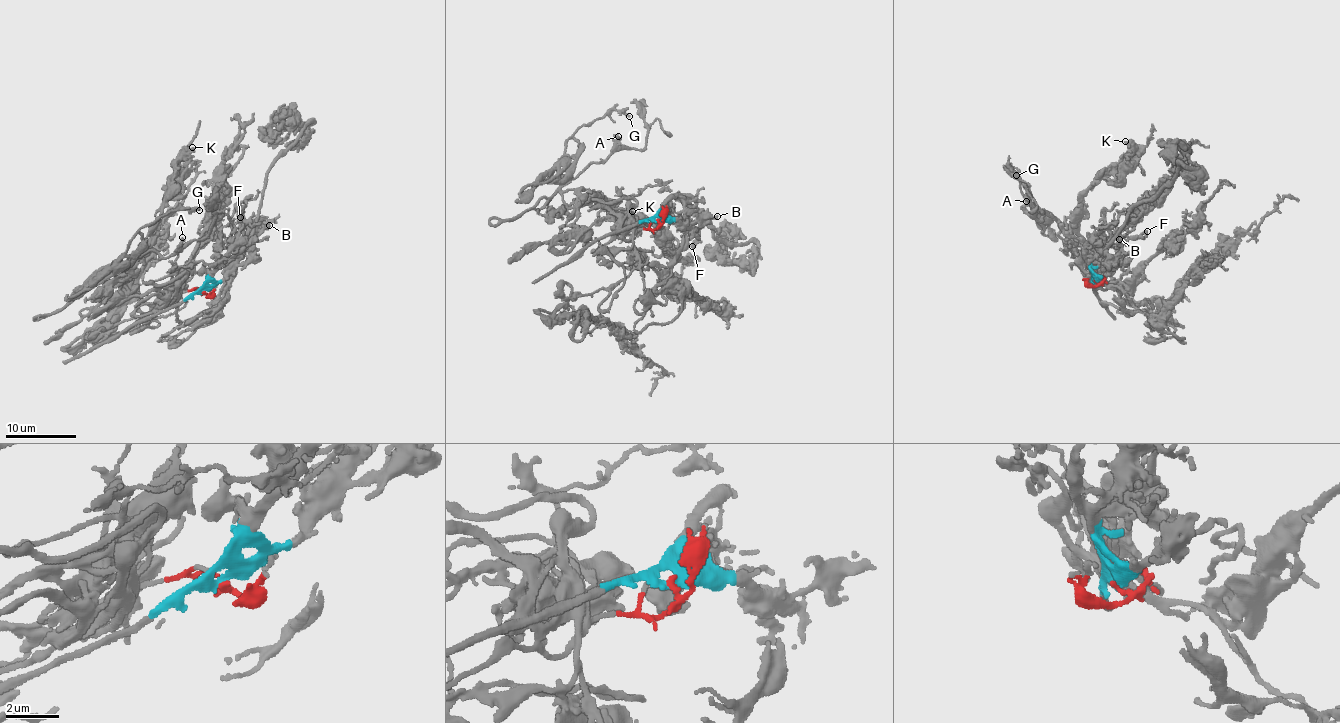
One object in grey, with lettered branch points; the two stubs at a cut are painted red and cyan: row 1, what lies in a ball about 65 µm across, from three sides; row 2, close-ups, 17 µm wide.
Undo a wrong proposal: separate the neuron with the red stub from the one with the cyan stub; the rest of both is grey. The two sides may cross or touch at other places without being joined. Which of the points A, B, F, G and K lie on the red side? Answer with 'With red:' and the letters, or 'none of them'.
With red: A, G, K

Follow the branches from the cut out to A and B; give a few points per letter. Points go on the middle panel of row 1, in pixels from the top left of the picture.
A: (658, 221), (654, 230), (612, 220), (588, 228), (576, 225), (563, 200), (563, 185), (607, 158), (618, 137)
B: (658, 221), (674, 218), (697, 228), (718, 215)

